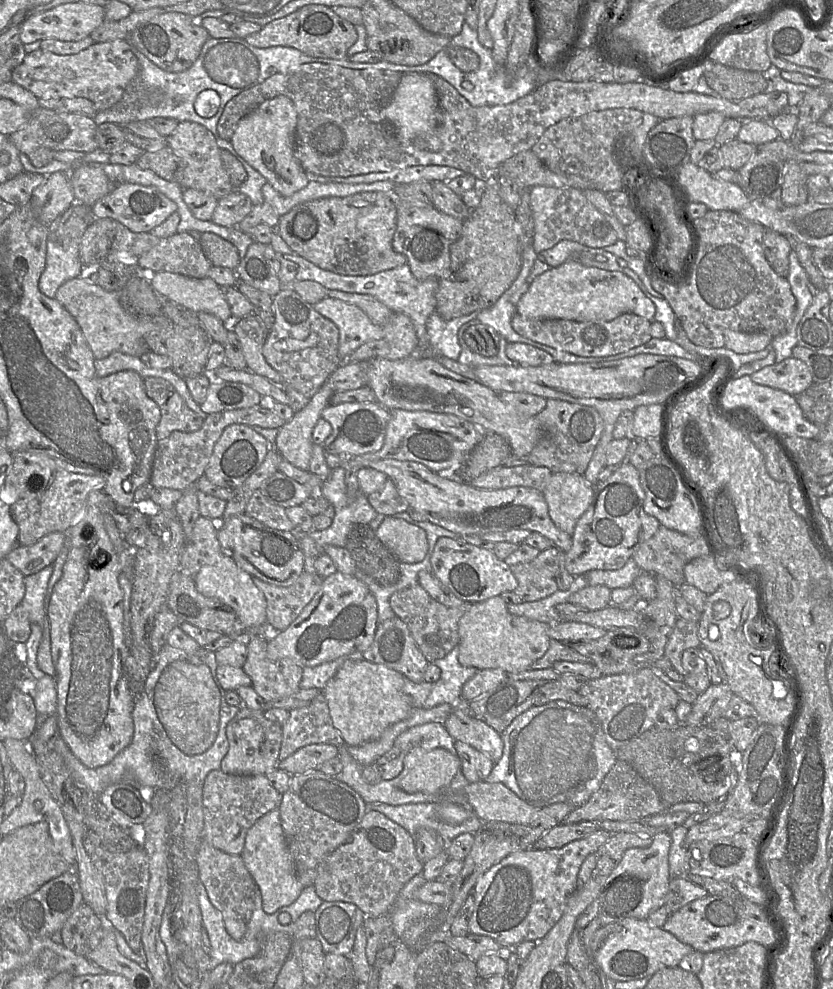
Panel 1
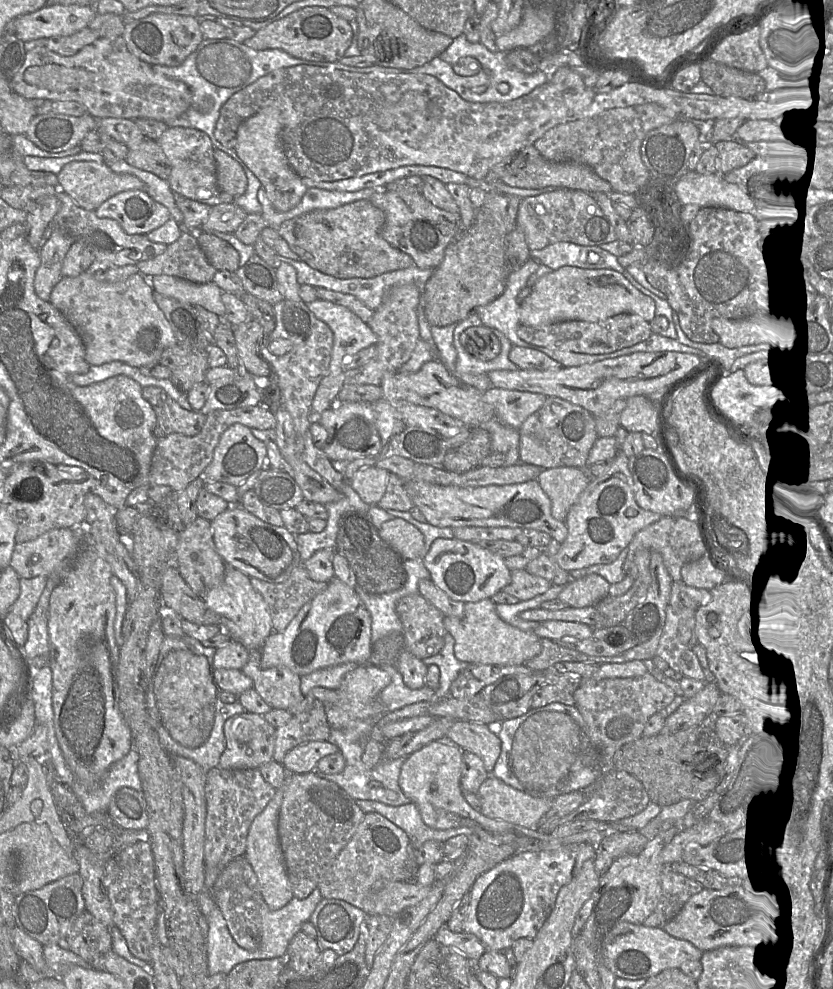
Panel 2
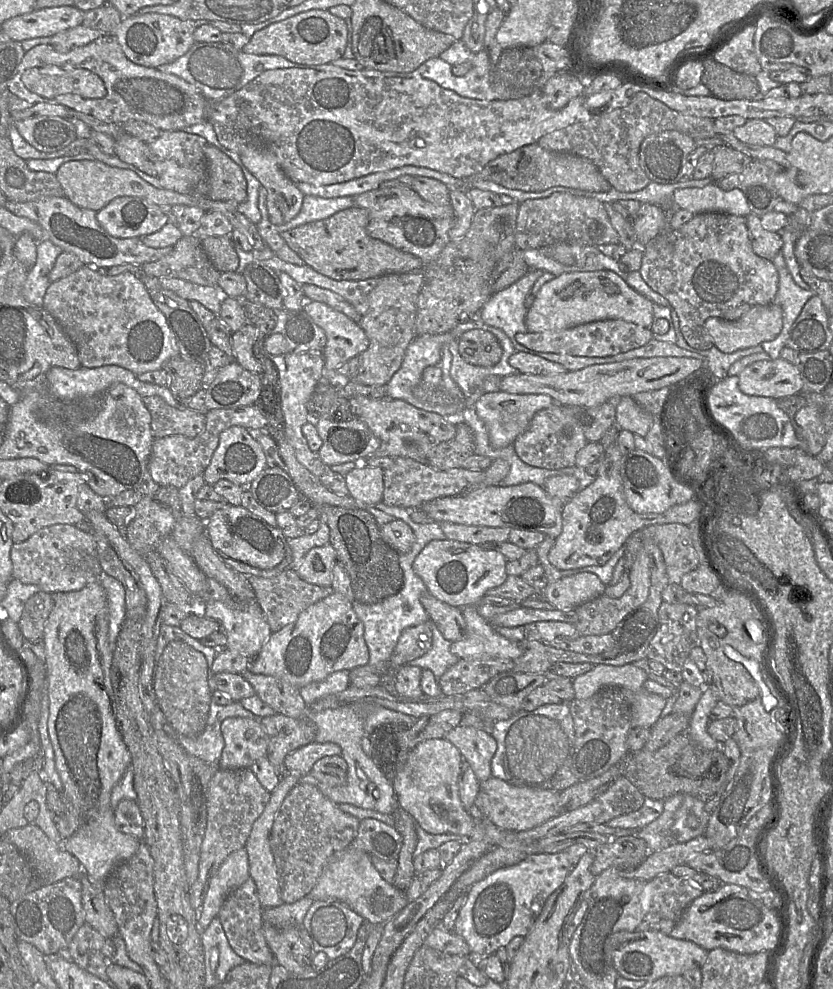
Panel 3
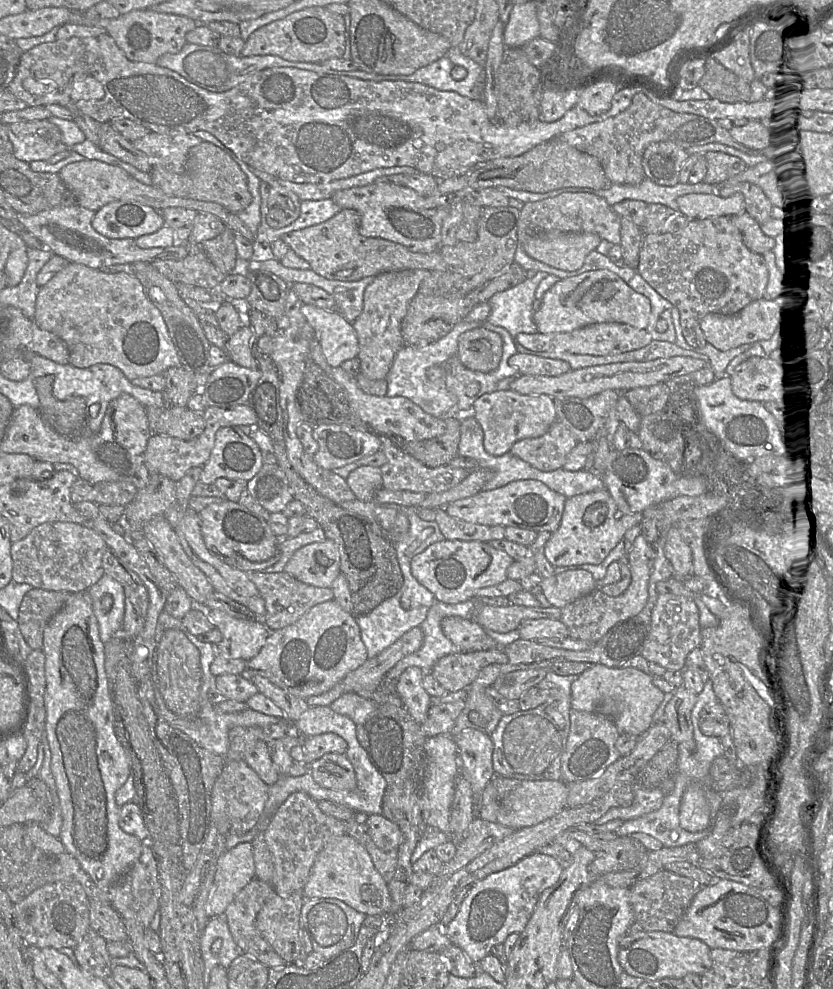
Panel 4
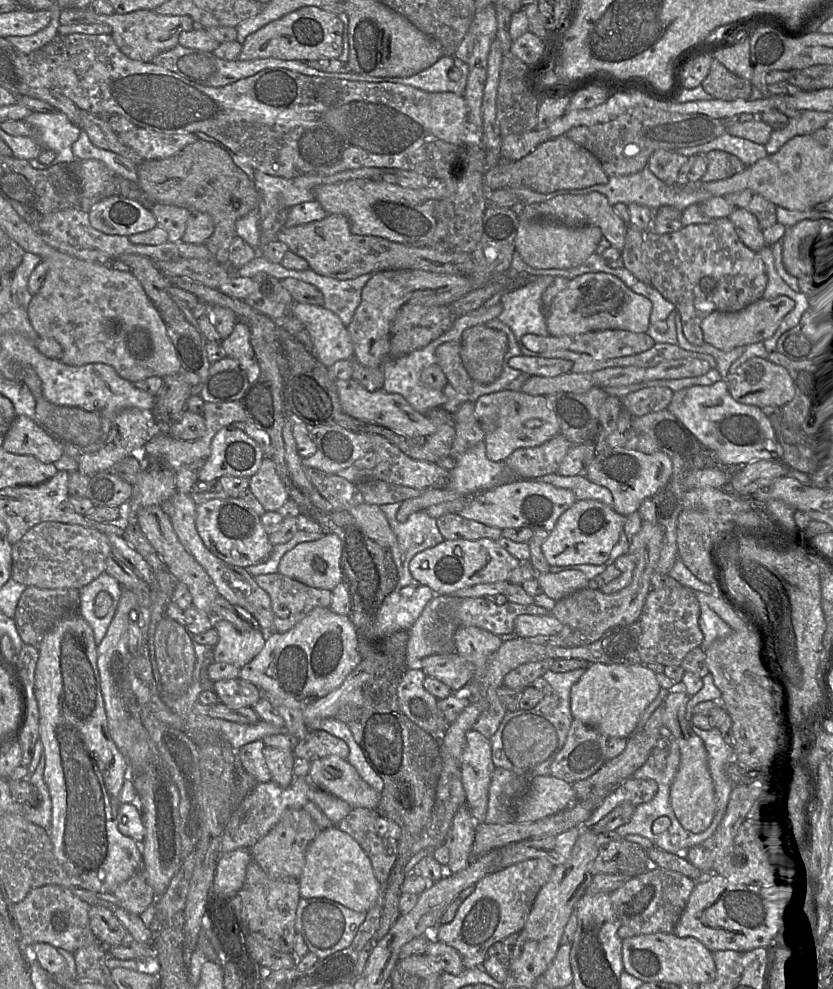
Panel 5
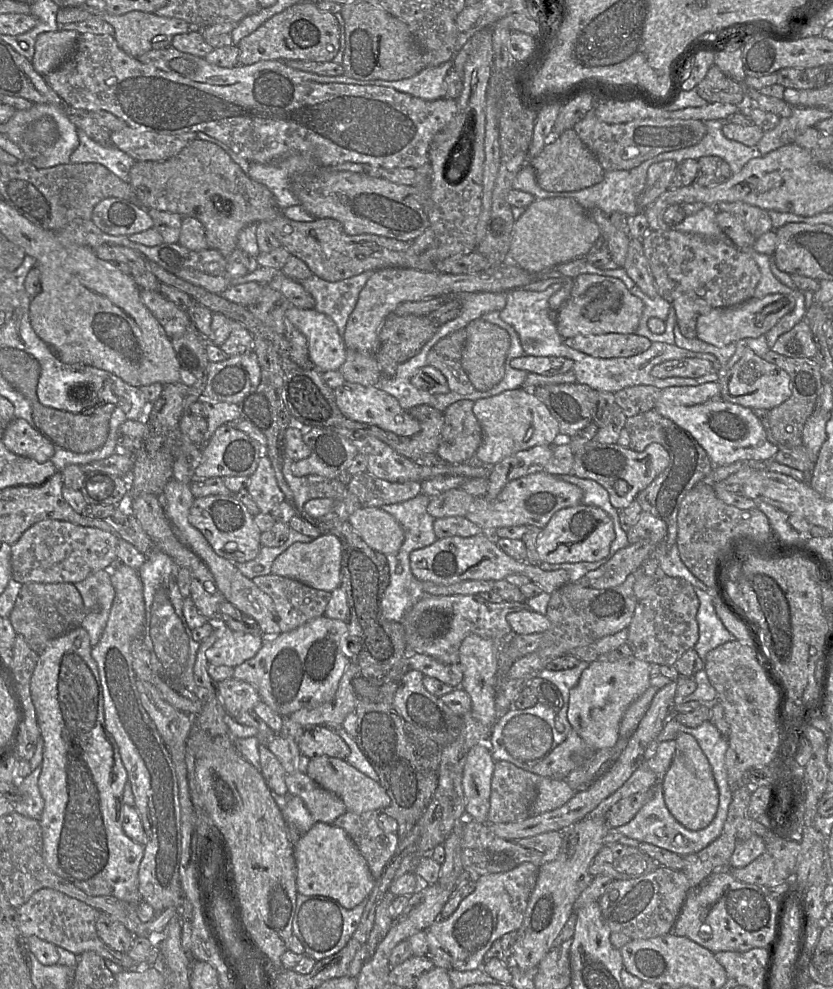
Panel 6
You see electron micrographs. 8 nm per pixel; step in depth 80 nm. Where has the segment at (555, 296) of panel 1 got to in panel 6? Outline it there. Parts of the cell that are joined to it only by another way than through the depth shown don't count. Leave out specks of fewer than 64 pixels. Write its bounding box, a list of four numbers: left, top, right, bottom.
[555,273,644,339]

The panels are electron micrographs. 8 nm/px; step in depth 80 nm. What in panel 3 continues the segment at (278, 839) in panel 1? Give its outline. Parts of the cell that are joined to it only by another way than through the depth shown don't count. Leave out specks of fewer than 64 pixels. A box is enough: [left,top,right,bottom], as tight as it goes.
[245,770,304,908]

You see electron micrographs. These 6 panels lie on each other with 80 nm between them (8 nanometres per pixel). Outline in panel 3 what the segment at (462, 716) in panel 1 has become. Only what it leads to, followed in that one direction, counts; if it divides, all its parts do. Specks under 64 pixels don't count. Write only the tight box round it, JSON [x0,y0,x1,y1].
[445,725,497,783]

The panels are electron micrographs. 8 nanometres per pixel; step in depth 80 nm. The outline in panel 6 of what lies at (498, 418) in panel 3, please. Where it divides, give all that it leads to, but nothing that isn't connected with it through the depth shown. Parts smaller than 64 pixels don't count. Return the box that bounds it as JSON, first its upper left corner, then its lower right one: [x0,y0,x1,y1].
[473,387,561,465]

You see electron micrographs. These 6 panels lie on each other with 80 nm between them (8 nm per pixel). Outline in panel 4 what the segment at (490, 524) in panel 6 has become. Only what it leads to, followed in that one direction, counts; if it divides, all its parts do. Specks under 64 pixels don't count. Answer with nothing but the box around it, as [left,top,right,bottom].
[444,480,567,533]

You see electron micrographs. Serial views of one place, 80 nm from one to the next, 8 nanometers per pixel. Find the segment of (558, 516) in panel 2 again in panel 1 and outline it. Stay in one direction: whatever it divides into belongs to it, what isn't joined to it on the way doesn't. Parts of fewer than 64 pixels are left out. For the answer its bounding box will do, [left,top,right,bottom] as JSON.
[543,472,593,536]

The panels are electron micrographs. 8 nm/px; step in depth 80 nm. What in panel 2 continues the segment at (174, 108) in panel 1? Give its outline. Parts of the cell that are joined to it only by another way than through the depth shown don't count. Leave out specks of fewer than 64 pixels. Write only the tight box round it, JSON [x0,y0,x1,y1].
[152,38,318,214]

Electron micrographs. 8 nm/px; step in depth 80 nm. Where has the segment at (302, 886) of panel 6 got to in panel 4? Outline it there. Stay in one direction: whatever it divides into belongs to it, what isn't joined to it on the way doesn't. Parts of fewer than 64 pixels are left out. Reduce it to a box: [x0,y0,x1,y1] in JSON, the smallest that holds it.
[302,834,392,915]

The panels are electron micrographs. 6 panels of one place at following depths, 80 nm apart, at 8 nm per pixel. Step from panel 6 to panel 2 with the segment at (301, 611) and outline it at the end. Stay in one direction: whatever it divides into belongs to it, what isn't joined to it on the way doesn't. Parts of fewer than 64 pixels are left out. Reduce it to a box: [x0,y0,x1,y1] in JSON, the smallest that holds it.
[250,563,328,632]

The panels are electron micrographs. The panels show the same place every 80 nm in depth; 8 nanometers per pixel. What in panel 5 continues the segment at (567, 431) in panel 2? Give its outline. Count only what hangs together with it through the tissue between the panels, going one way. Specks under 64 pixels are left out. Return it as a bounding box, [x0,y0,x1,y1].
[504,433,573,479]

